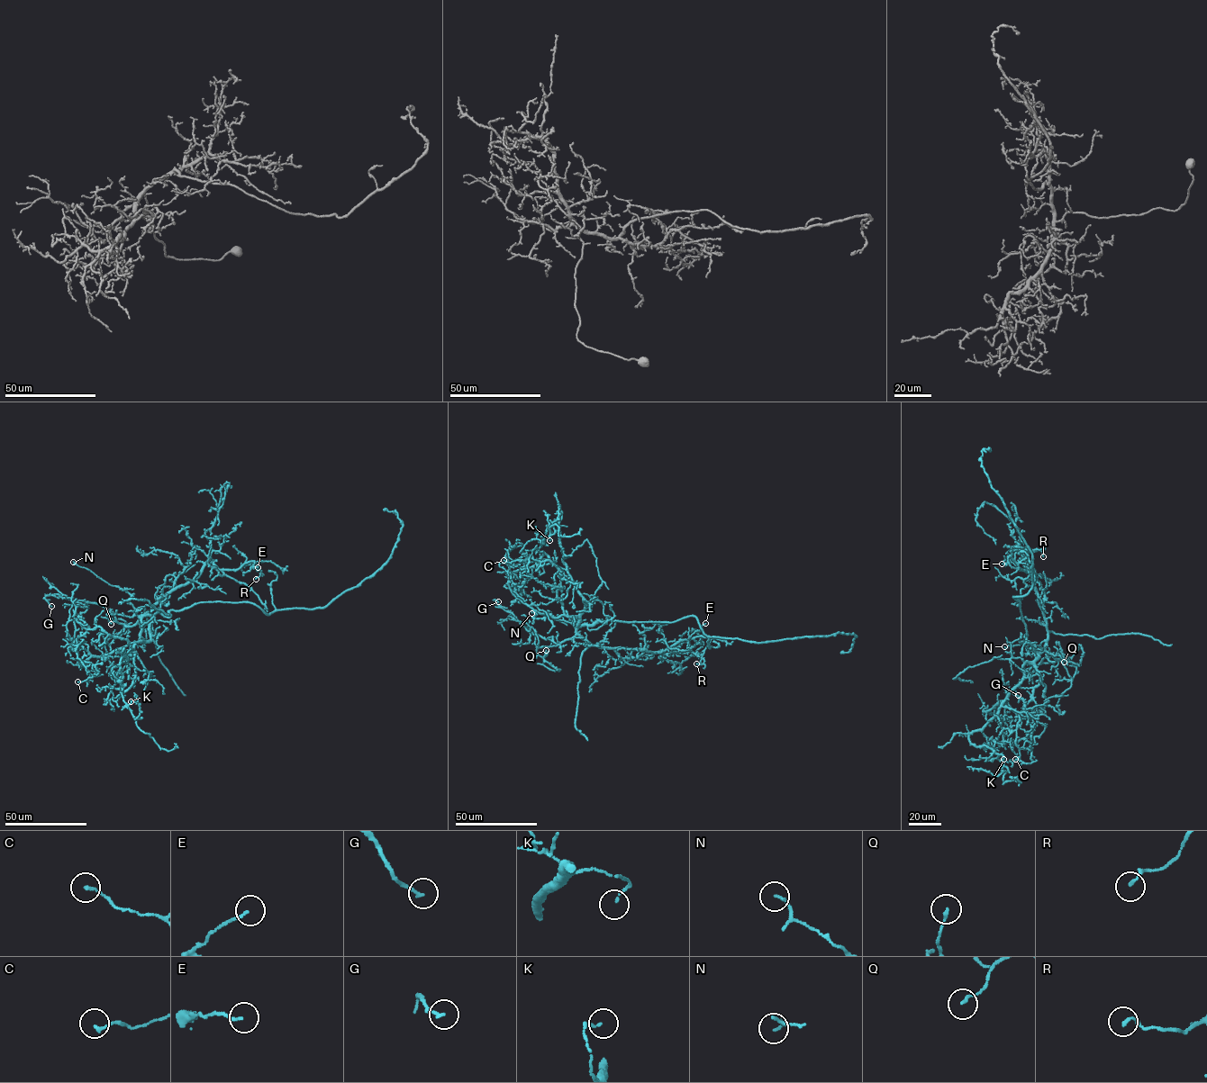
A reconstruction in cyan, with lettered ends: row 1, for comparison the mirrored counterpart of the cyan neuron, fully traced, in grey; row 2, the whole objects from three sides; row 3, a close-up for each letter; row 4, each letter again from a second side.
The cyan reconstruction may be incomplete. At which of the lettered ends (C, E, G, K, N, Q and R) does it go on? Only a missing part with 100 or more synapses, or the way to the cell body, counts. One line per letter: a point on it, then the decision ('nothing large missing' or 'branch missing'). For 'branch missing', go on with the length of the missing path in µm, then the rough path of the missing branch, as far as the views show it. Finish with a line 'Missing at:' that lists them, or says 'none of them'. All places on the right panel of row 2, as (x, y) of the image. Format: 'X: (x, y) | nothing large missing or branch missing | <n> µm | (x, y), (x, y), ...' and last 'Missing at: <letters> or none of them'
C: (1015, 759) | nothing large missing
E: (1002, 564) | nothing large missing
G: (1018, 695) | nothing large missing
K: (1003, 759) | nothing large missing
N: (1004, 646) | nothing large missing
Q: (1064, 662) | nothing large missing
R: (1043, 556) | nothing large missing
Missing at: none of them

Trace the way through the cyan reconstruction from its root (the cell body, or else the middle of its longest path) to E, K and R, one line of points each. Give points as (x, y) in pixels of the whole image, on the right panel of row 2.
E: (1027, 635), (1035, 650), (1042, 651), (1048, 631), (1033, 578), (1011, 555), (1002, 564)
K: (1027, 635), (1038, 658), (1022, 666), (1024, 677), (997, 715), (968, 737), (1003, 759)
R: (1027, 635), (1035, 650), (1042, 651), (1048, 631), (1033, 578), (1011, 551), (1038, 549), (1043, 556)

